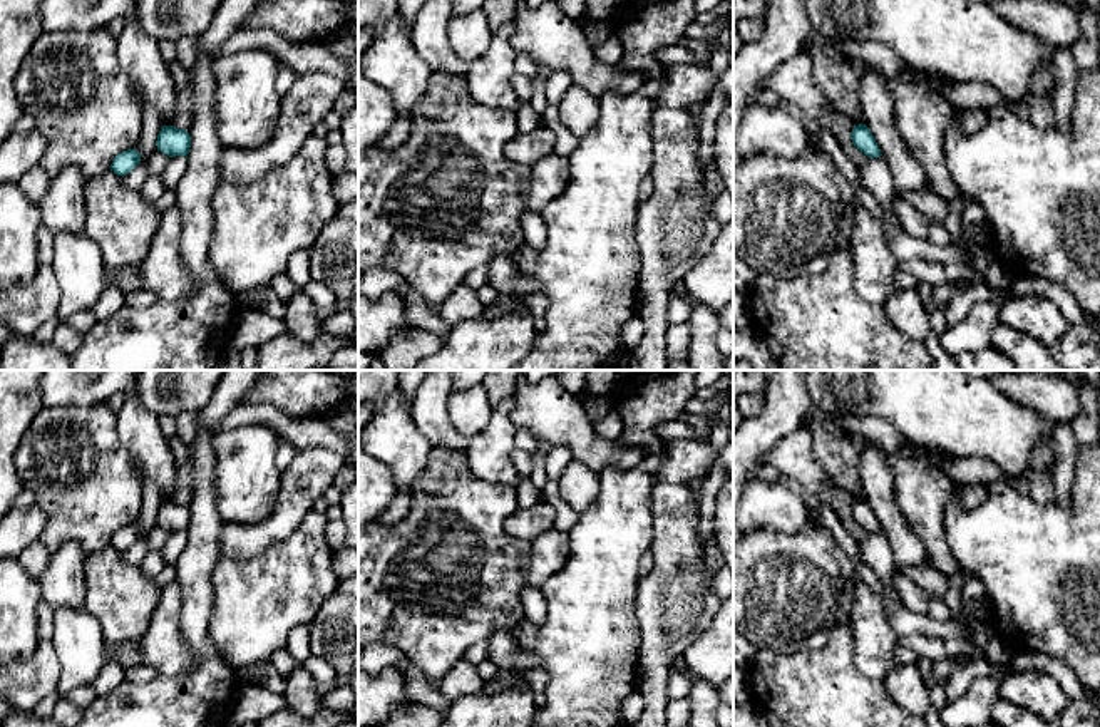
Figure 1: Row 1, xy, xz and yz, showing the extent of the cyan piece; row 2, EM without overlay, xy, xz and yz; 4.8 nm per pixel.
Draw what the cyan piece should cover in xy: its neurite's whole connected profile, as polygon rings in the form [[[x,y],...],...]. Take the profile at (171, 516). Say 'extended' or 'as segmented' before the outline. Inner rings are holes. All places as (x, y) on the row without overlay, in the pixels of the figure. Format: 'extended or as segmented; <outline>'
as segmented; [[[162,501],[157,516],[157,526],[167,529],[169,533],[174,531],[186,531],[189,529],[191,513],[189,508],[184,504],[177,504],[174,501]]]

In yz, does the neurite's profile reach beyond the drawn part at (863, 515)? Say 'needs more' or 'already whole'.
already whole

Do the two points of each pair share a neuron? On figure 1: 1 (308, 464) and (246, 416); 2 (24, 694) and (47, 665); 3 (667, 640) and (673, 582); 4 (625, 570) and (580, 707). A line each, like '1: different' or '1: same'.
1: different
2: same
3: same
4: same

